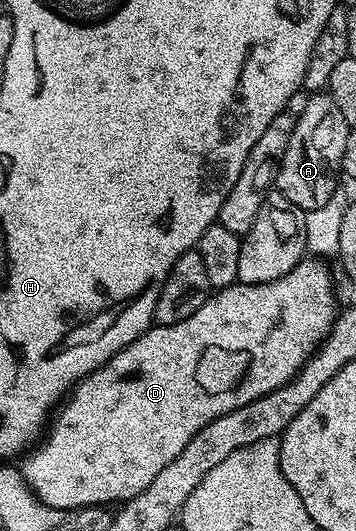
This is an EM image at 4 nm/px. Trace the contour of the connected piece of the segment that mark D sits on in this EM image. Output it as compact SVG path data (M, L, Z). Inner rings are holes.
M303 258L283 278L275 278L275 282L266 284L232 284L230 288L222 288L214 291L191 318L183 318L183 322L174 324L159 324L150 327L135 342L131 342L119 354L115 354L102 368L84 376L77 385L66 395L63 403L56 409L43 439L32 450L24 453L19 464L19 473L22 480L29 485L34 496L44 502L48 508L58 510L80 510L94 506L113 506L118 502L124 502L135 498L135 494L143 494L151 482L155 482L156 476L163 471L163 466L175 462L183 451L183 446L207 426L207 422L215 422L223 414L231 414L231 410L239 410L239 406L247 406L247 402L255 402L263 394L271 394L284 384L290 384L295 374L309 361L310 356L325 342L325 337L333 329L333 323L337 321L339 307L337 308L337 296L333 293L333 280L329 272L324 268L322 261L317 258Z

